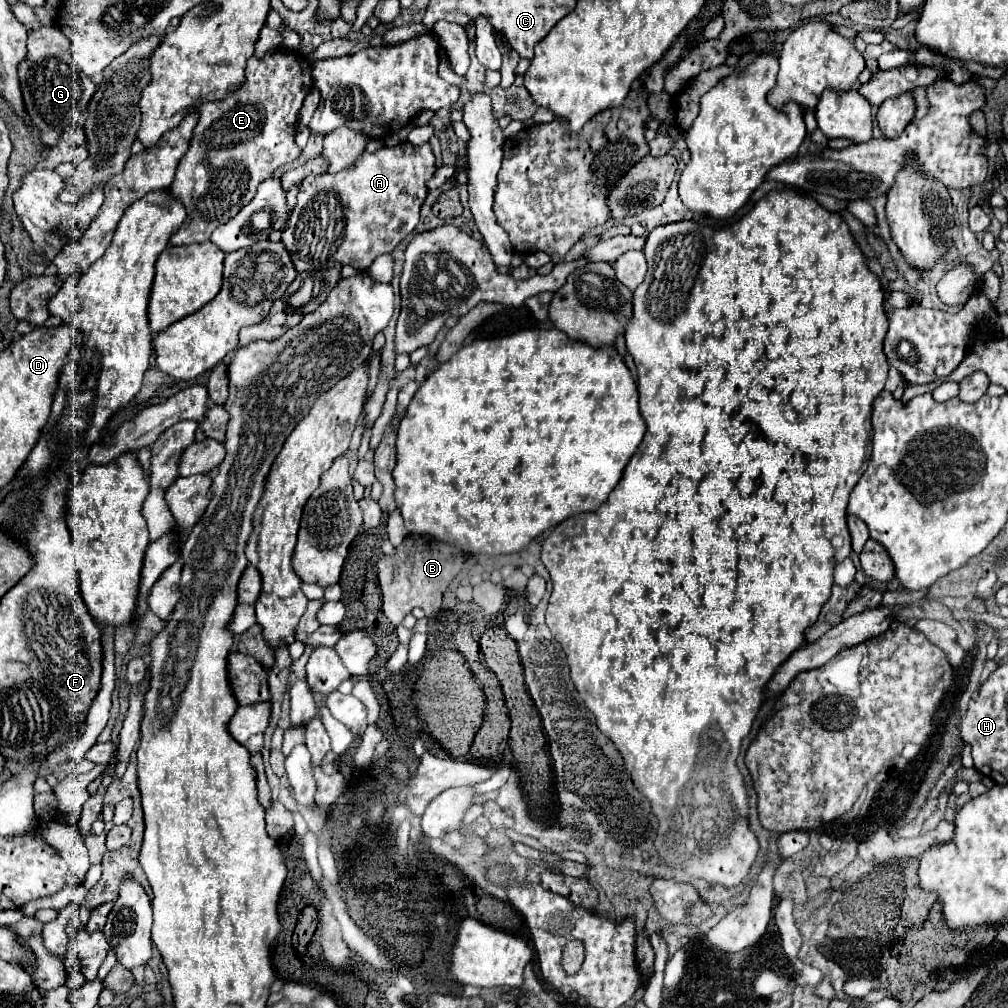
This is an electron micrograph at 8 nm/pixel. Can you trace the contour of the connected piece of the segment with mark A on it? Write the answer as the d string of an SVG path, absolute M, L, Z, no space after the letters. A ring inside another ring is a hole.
M403 143L397 147L383 147L375 153L363 153L363 159L359 159L359 163L353 163L349 169L335 175L325 173L319 177L303 179L297 193L297 207L291 213L287 231L283 231L281 235L295 271L321 271L333 267L335 263L365 271L375 261L375 257L391 253L417 227L419 209L427 197L427 181L433 177L433 173L435 155L429 143L419 147Z

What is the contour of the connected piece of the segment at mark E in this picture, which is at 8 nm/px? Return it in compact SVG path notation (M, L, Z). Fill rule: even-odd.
M271 49L265 53L263 59L251 57L247 61L247 83L239 91L227 95L227 99L203 103L203 107L199 107L199 121L193 129L193 139L189 143L187 153L179 161L175 181L169 187L171 197L183 203L183 207L187 209L187 219L177 231L183 233L183 245L209 241L211 233L221 223L235 217L237 211L253 199L259 183L273 177L275 169L285 163L291 163L301 155L301 149L295 143L295 131L299 123L299 109L311 87L311 65L301 53Z

